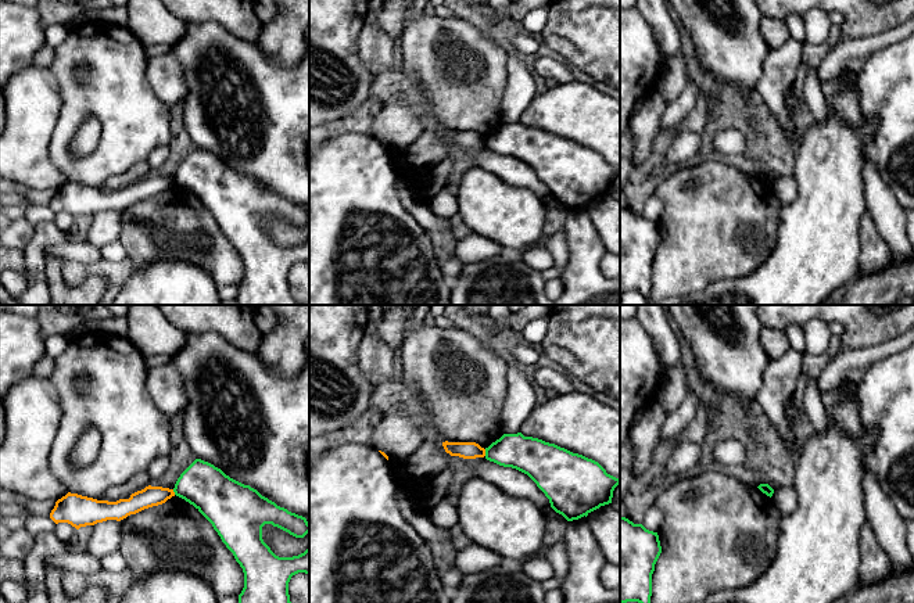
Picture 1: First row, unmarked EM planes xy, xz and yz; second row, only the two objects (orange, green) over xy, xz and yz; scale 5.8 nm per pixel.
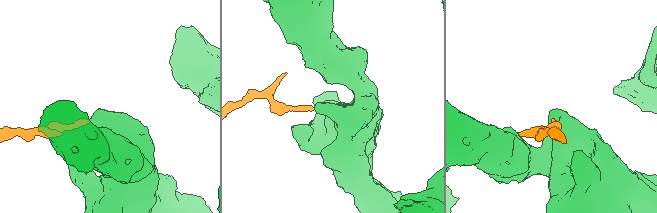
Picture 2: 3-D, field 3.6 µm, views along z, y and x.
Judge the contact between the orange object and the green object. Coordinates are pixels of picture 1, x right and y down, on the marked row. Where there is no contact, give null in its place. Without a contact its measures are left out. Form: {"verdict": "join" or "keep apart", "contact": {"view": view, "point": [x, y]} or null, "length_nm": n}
{"verdict": "keep apart", "contact": {"view": "xz", "point": [484, 452]}, "length_nm": 40}

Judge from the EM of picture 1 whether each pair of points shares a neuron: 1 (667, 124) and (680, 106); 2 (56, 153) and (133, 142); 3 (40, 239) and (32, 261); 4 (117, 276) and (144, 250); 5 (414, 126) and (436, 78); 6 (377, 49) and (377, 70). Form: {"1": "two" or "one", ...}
{"1": "one", "2": "one", "3": "one", "4": "two", "5": "two", "6": "one"}

